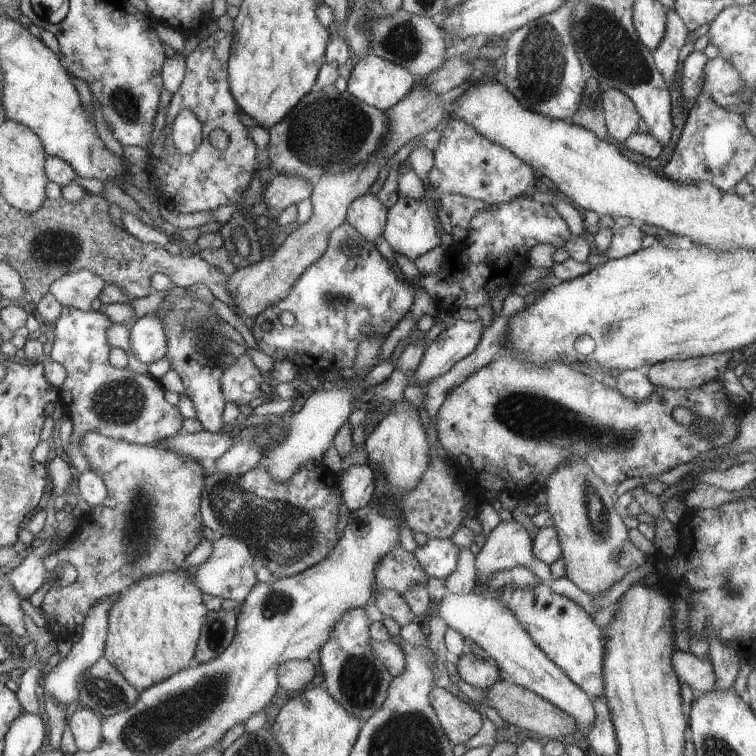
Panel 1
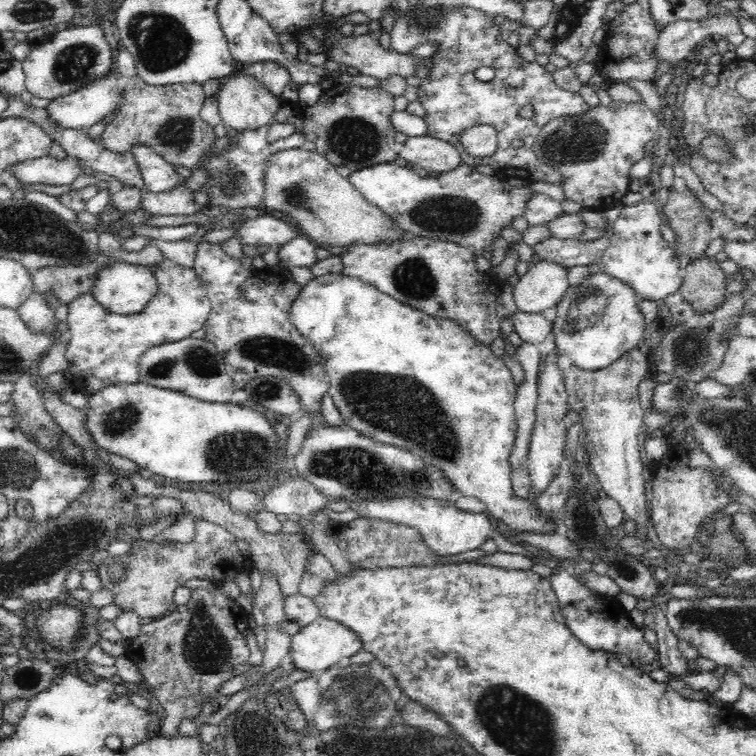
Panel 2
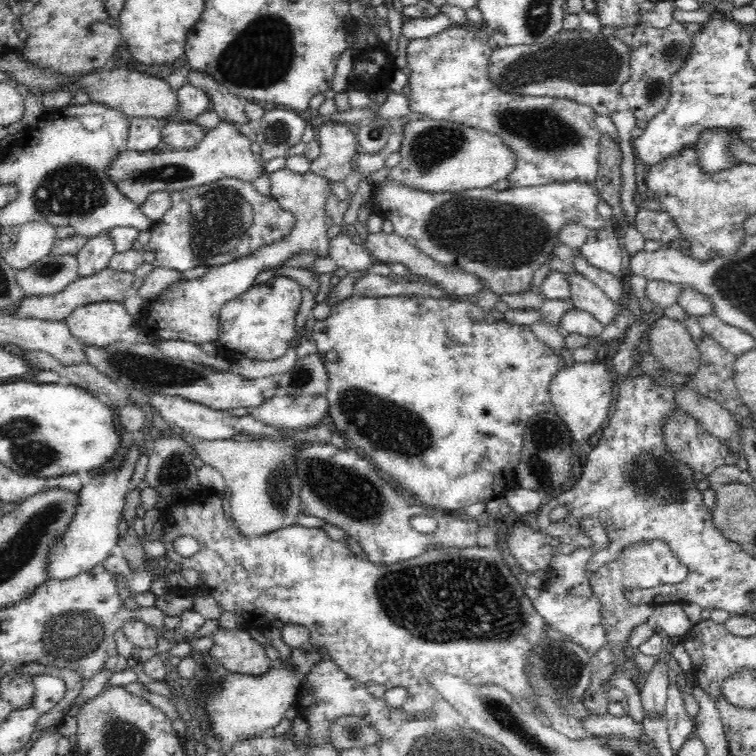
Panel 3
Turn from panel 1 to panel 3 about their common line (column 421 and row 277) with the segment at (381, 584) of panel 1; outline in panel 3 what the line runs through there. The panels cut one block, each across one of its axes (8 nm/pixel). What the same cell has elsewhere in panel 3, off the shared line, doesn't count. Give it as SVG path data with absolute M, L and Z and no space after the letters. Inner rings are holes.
M577 272L566 274L570 285L571 301L578 310L592 313L604 327L612 324L617 311L617 304L606 296L605 291L590 279Z

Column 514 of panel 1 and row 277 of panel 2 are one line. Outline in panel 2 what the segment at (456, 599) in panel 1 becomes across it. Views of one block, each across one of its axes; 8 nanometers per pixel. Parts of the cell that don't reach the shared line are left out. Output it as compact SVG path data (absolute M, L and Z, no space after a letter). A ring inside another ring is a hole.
M643 199L636 206L625 206L616 218L614 235L599 260L600 272L630 286L639 299L663 300L682 286L683 271L670 244L662 237L660 228L665 225L654 202Z

